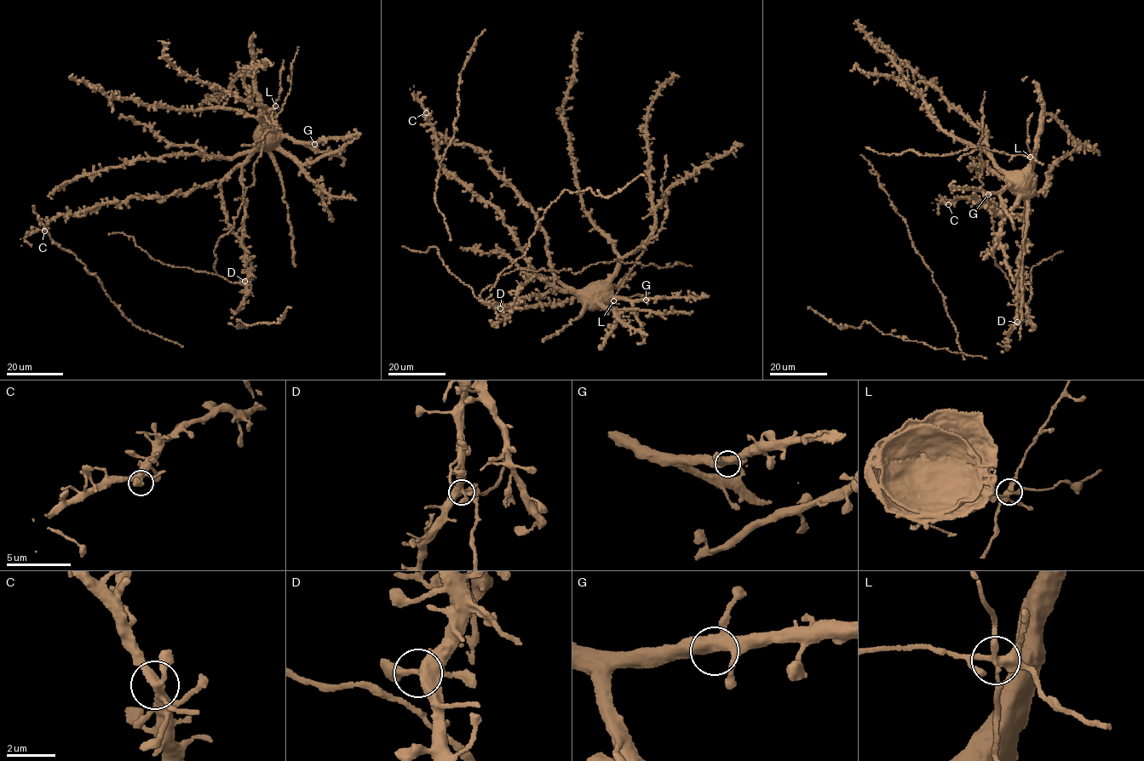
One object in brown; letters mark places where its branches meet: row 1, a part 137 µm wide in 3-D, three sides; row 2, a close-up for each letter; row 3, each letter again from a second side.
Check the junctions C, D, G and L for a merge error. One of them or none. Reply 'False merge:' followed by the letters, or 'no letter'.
False merge: L

